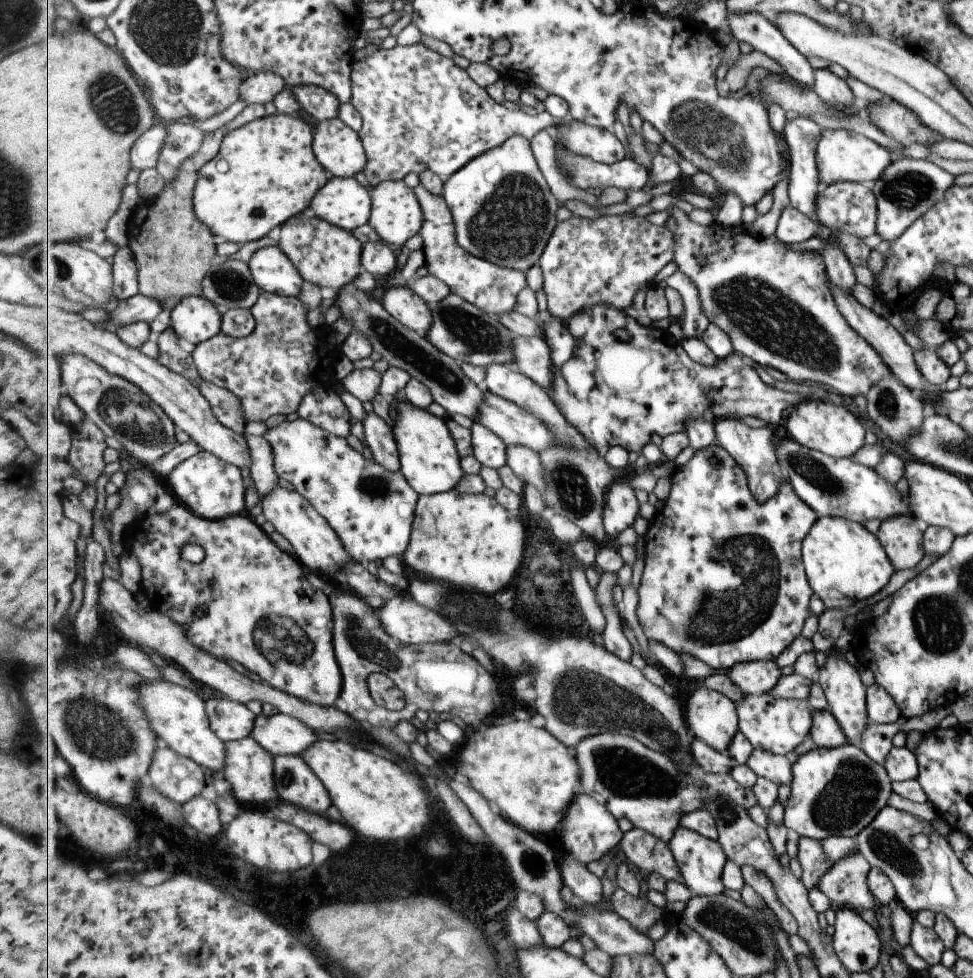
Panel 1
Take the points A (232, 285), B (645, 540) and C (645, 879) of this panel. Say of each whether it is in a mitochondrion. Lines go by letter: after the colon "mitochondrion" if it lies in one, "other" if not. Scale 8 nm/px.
A: mitochondrion
B: other
C: other

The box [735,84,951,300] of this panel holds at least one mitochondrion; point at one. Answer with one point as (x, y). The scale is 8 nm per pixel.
(908, 189)

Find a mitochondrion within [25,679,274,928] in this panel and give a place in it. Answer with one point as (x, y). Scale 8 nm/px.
(101, 733)

